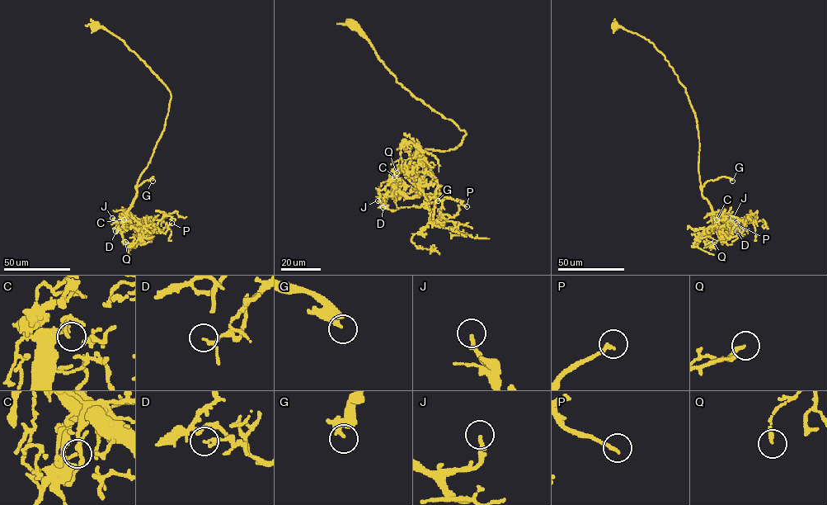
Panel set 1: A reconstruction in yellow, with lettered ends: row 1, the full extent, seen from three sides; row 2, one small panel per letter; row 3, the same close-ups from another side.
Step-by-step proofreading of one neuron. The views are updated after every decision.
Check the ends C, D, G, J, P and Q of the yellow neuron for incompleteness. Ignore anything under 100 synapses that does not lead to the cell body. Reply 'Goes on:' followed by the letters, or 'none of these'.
Goes on: G

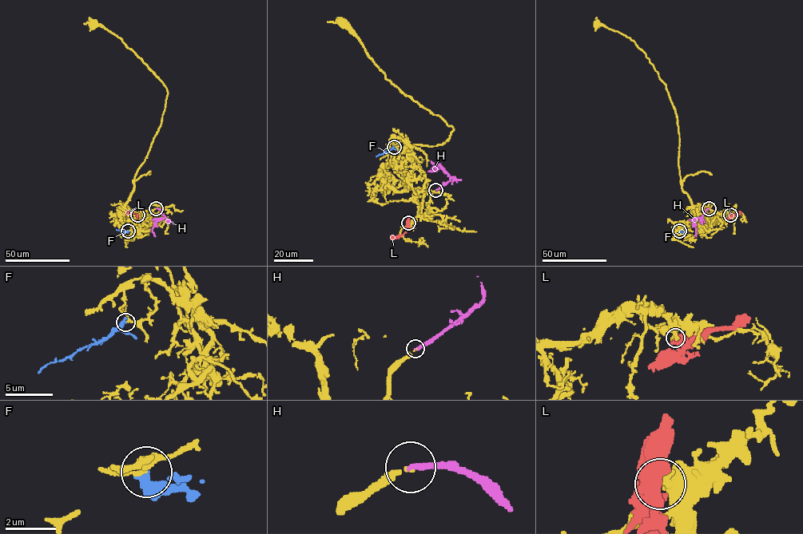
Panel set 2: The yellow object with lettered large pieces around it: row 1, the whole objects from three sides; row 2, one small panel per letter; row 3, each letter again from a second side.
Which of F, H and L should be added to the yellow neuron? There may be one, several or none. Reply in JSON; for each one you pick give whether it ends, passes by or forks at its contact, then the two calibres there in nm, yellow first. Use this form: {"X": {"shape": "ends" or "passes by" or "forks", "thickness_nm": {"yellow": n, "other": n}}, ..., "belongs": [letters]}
{"F": {"shape": "ends", "thickness_nm": {"yellow": 130, "other": 320}}, "H": {"shape": "ends", "thickness_nm": {"yellow": 150, "other": 260}}, "belongs": ["F", "H"]}

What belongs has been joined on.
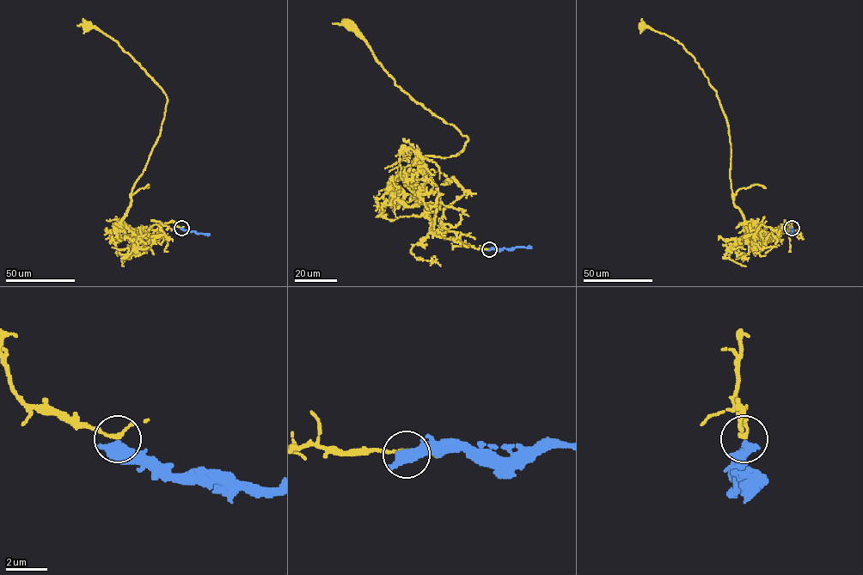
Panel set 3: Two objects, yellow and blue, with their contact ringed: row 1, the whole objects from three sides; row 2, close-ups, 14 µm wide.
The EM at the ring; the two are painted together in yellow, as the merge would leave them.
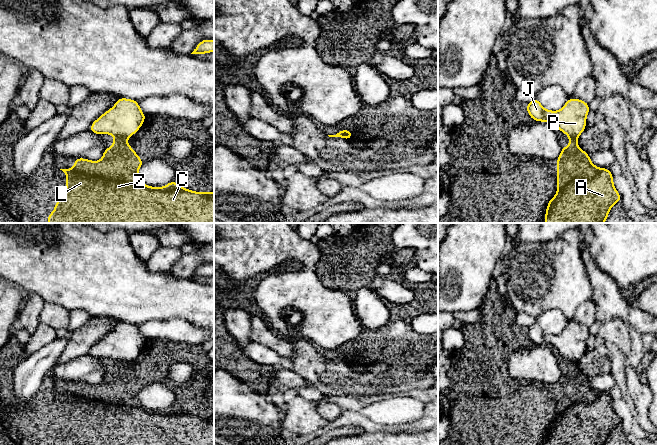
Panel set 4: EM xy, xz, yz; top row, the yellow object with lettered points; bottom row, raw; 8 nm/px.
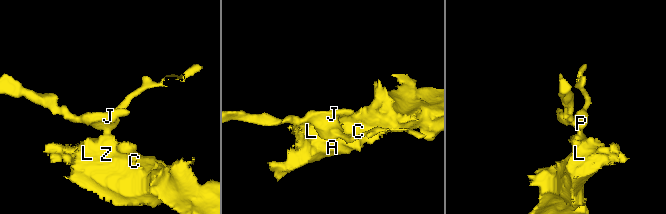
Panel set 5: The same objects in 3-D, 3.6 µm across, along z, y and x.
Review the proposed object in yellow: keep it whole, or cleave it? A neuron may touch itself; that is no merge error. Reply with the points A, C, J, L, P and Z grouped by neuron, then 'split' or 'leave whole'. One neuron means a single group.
A C L Z / J P | split

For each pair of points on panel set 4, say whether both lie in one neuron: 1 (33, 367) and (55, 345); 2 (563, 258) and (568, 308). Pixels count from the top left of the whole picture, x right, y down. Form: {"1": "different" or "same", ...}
{"1": "same", "2": "same"}

